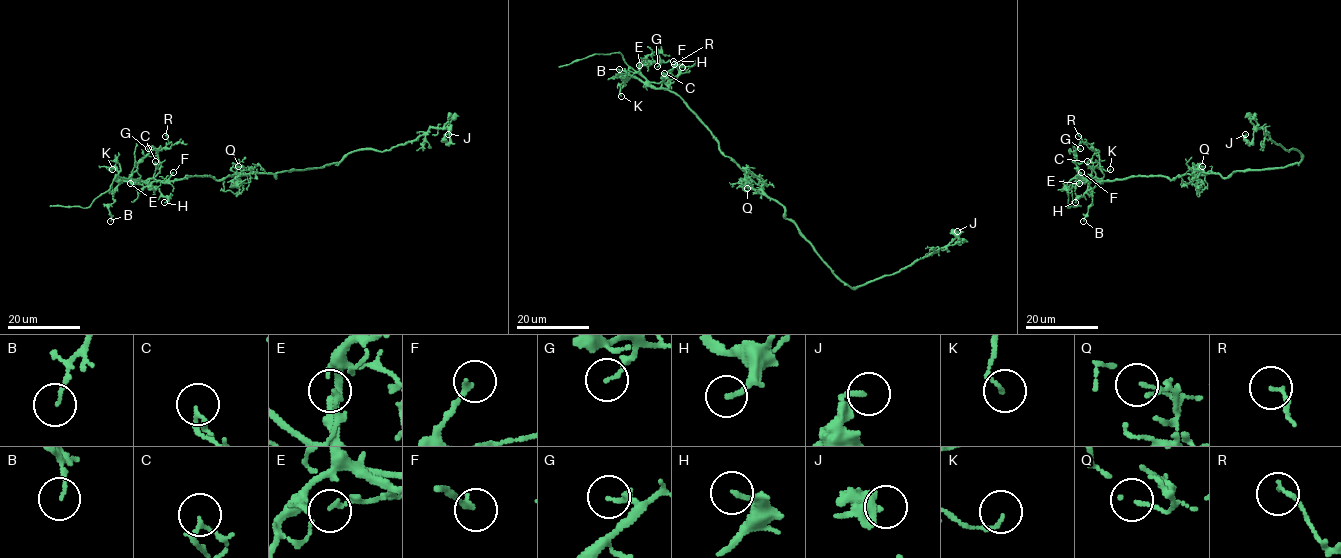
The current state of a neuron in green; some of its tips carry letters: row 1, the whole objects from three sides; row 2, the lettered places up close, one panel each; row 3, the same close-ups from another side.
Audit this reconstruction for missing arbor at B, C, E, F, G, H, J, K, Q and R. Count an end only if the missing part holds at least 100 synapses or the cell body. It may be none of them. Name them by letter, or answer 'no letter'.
no letter

